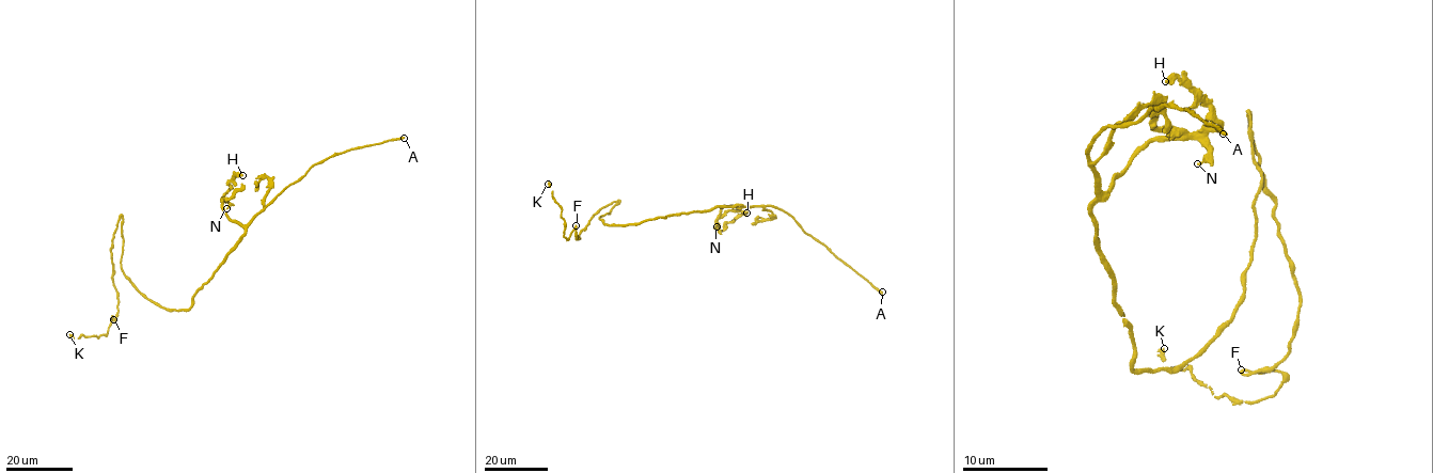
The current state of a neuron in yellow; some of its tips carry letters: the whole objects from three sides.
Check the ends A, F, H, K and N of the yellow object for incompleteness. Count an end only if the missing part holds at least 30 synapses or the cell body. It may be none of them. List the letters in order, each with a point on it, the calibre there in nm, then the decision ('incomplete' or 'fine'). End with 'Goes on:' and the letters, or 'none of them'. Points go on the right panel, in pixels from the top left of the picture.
A: at (1223, 133); 400 nm thick; incomplete
F: at (1241, 369); 190 nm thick; fine
H: at (1165, 81); 460 nm thick; fine
K: at (1164, 348); 360 nm thick; fine
N: at (1197, 163); 140 nm thick; fine
Goes on: A

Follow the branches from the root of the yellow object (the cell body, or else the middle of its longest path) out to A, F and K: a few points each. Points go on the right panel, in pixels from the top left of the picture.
A: (1187, 361), (1132, 365), (1086, 150), (1164, 105), (1223, 133)
F: (1187, 361), (1228, 326), (1243, 288), (1260, 186), (1250, 113), (1300, 308), (1289, 352), (1241, 369)
K: (1187, 361), (1243, 288), (1250, 113), (1300, 303), (1289, 352), (1254, 372), (1284, 382), (1215, 395), (1164, 348)

